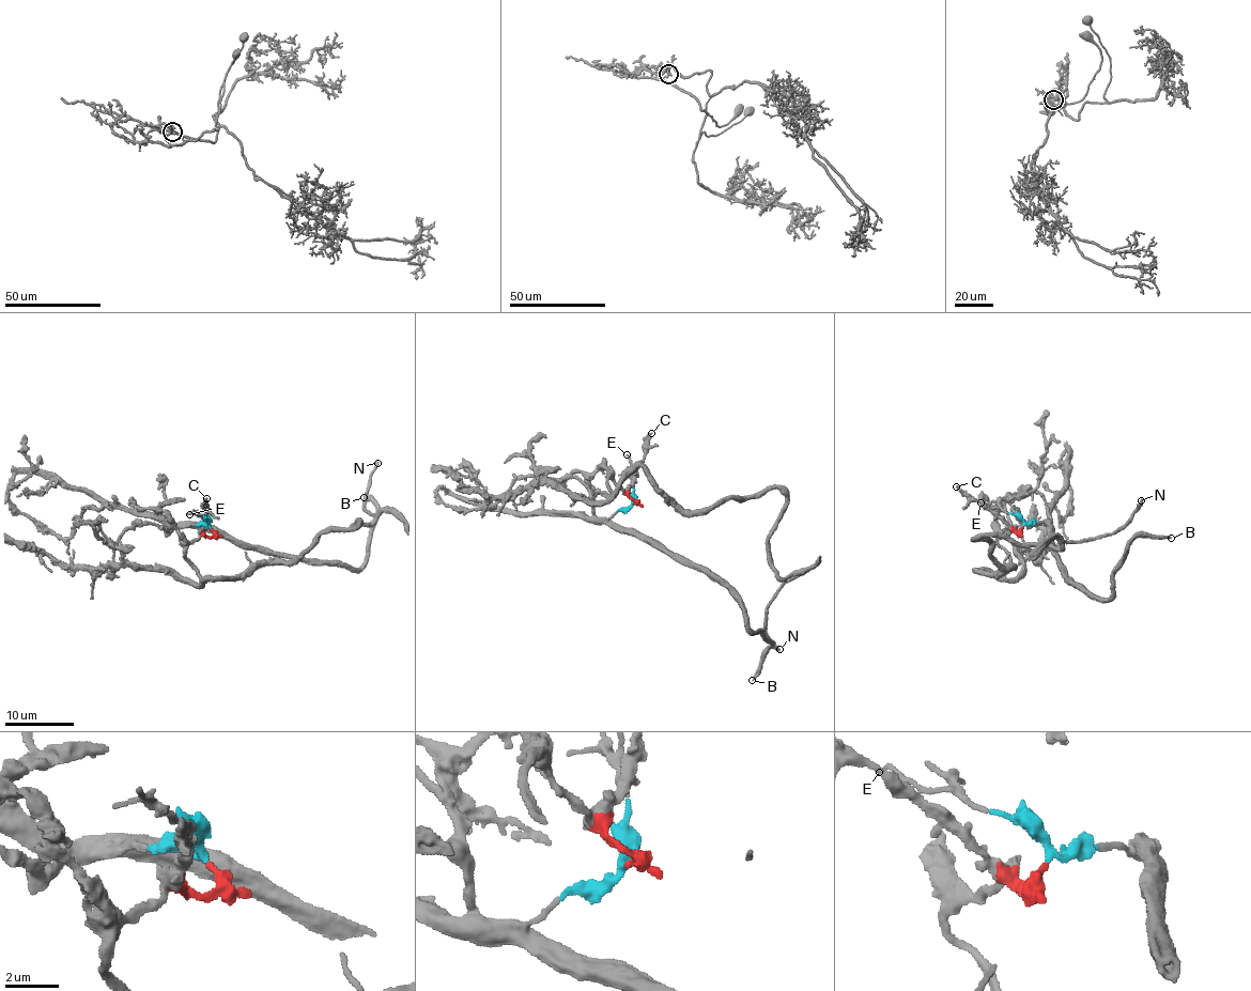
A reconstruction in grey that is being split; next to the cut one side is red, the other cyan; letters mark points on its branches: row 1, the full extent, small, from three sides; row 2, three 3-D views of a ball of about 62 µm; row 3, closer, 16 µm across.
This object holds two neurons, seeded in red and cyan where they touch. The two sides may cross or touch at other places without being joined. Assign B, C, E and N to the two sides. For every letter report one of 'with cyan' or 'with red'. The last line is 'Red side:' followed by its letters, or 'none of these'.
B: with cyan
C: with red
E: with cyan
N: with red
Red side: C, N

